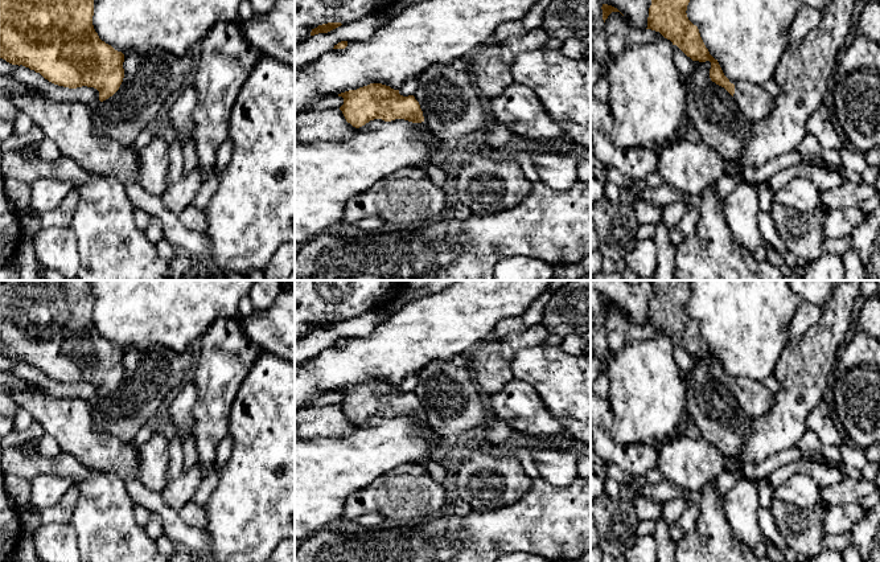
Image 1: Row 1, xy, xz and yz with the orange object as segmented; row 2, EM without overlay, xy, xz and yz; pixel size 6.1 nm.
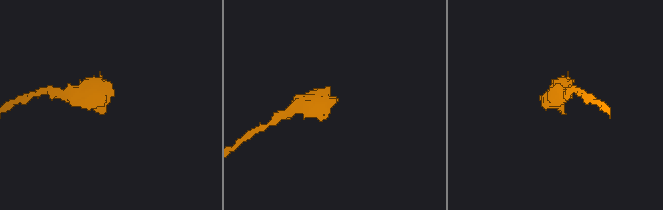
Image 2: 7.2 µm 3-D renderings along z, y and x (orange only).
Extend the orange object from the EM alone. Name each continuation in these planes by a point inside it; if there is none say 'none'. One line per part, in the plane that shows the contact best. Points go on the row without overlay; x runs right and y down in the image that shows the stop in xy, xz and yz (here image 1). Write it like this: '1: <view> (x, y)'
1: yz (756, 400)

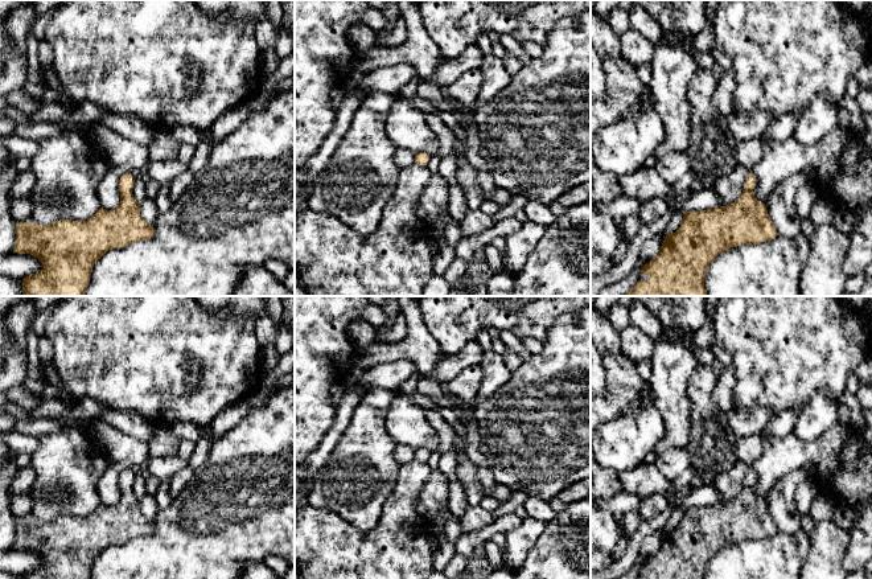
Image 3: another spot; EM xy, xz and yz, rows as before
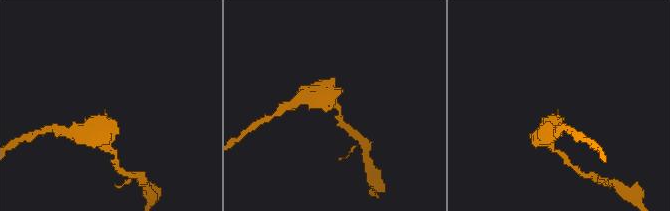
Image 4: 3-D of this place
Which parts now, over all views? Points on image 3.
none

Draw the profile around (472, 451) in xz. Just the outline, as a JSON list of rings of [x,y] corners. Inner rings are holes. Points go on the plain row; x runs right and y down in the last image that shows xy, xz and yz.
[[[474,416],[470,422],[465,423],[465,457],[469,459],[477,467],[477,476],[482,486],[484,496],[493,496],[495,479],[486,464],[486,456],[480,451],[481,436],[478,434],[478,426]]]

